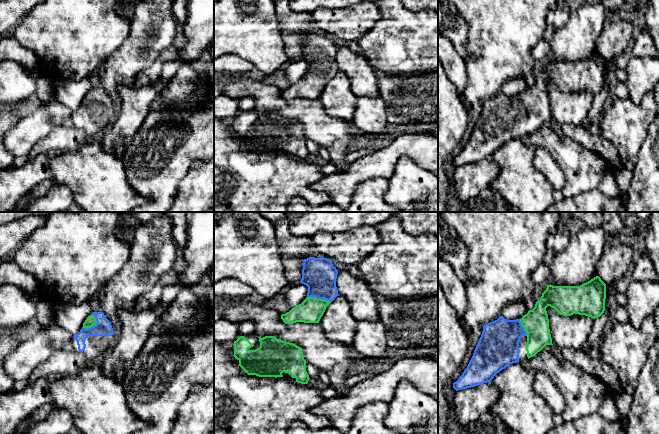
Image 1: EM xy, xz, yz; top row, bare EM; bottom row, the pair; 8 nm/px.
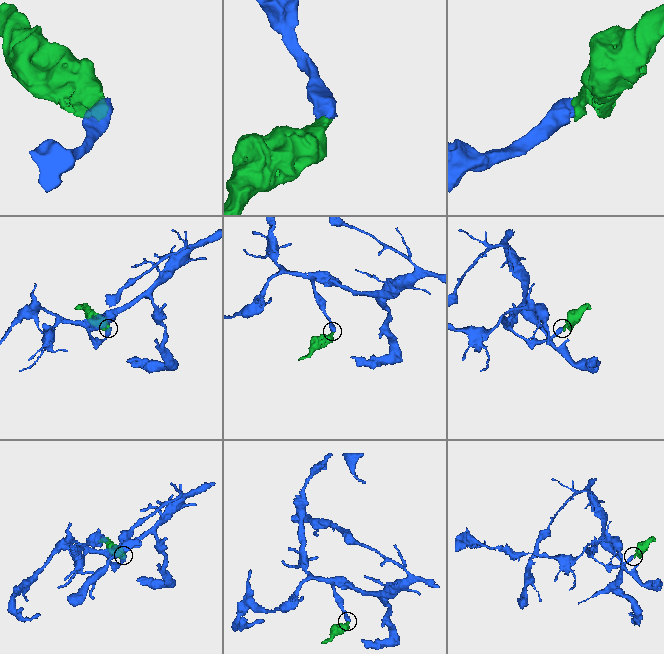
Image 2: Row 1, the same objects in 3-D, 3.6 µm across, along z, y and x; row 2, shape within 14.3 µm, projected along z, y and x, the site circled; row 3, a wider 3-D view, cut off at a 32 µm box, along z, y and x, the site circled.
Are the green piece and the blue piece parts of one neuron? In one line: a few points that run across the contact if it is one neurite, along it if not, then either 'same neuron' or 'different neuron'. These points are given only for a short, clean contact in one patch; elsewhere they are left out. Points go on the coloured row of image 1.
line xy (90, 321), (94, 324), (103, 327); same neuron

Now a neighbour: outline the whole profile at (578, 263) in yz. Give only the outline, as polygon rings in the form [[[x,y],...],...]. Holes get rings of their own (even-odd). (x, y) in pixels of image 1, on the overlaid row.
[[[602,227],[574,230],[566,249],[554,255],[550,268],[553,286],[580,286],[598,276],[598,264],[604,251],[605,231]]]

